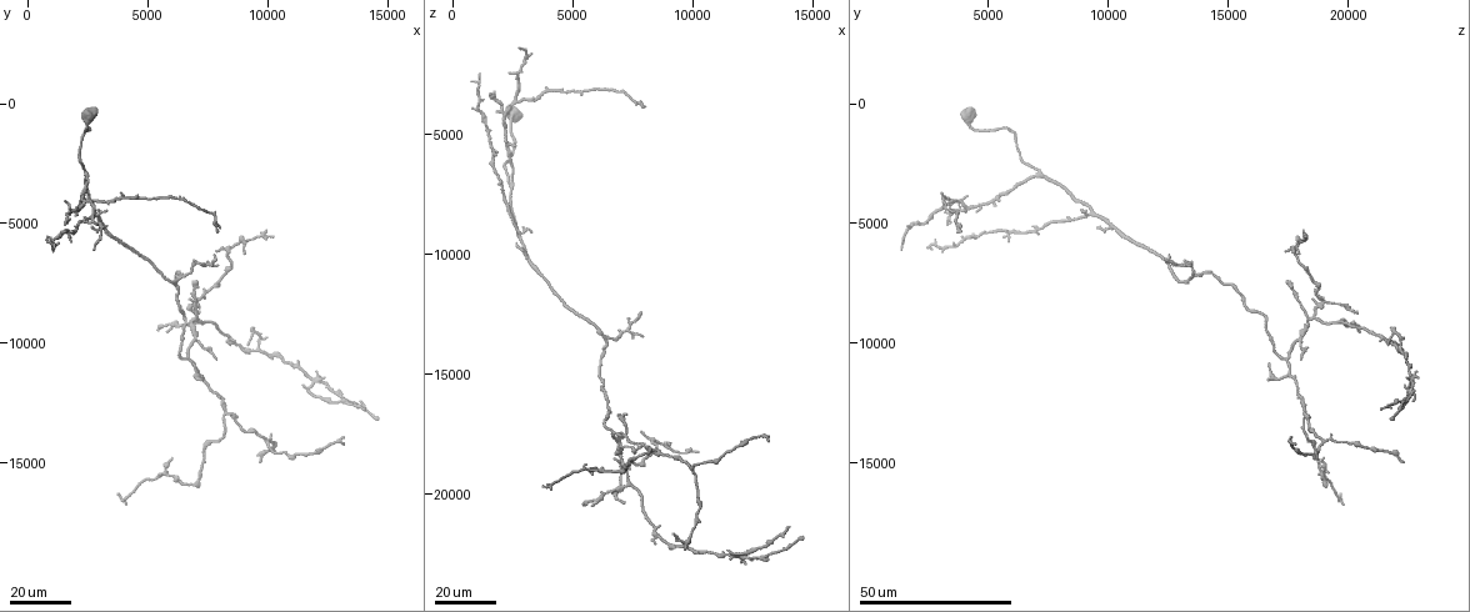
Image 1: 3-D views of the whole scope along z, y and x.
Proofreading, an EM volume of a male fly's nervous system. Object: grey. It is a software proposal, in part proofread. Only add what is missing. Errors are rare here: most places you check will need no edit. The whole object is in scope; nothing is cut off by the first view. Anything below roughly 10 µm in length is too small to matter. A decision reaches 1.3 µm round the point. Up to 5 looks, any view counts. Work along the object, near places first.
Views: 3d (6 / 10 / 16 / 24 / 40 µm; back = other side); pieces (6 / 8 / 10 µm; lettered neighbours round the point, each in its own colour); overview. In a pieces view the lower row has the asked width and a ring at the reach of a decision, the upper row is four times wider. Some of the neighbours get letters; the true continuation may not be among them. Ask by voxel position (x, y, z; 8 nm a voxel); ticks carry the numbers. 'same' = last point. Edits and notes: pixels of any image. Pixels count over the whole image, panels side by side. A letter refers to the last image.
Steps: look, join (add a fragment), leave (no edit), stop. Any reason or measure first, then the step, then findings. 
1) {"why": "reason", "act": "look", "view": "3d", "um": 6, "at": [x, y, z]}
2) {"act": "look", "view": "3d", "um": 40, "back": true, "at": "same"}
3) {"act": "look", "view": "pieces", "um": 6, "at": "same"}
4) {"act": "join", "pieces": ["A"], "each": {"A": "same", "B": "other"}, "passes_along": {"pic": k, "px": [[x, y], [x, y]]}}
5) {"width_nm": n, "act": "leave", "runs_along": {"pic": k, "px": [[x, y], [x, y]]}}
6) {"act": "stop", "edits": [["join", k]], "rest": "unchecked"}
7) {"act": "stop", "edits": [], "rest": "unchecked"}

{"why": "branch stops here", "act": "look", "view": "3d", "um": 16, "at": [14600, 13200, 21900]}

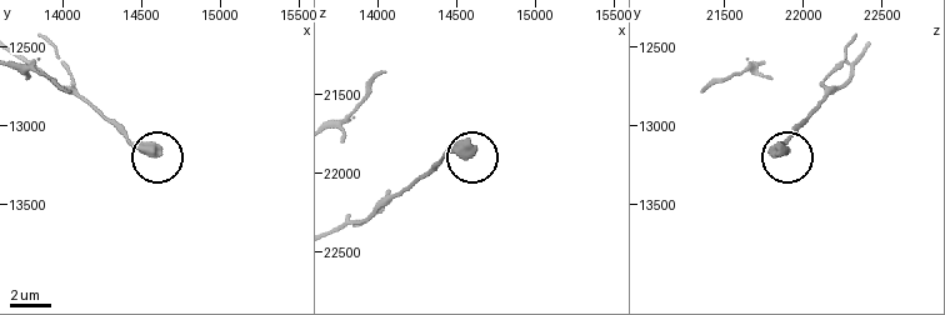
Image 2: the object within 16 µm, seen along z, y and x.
{"why": "what lies round it", "act": "look", "view": "pieces", "um": 10, "at": [14580, 13160, 21840]}

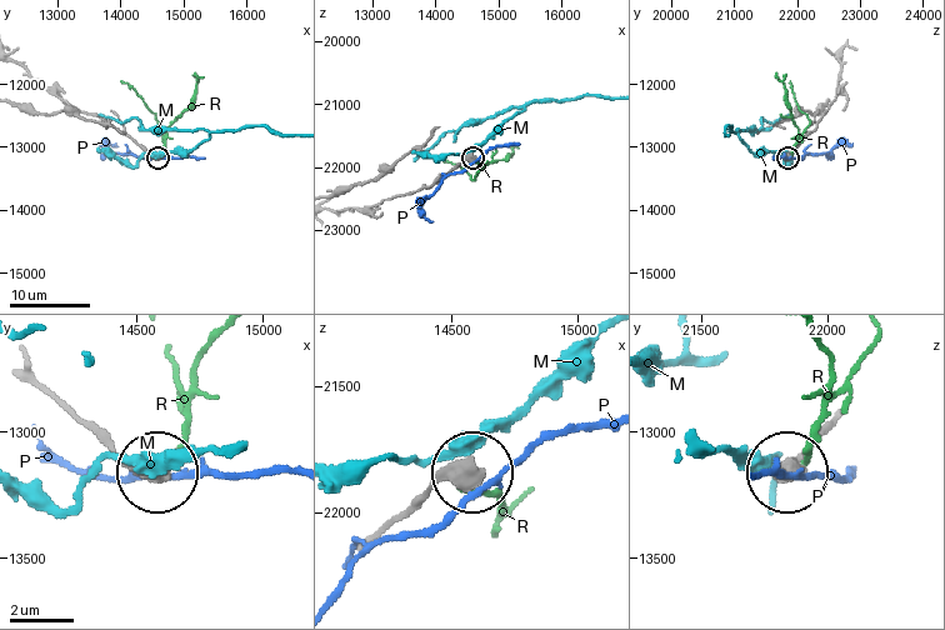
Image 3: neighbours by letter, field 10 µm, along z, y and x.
{"act": "leave", "each": {"M": "other", "P": "other", "R": "other"}, "runs_along": {"pic": 3, "px": [[370, 540], [434, 484], [471, 476]]}, "found": "none of them fits"}

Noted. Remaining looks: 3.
{"why": "thin end", "act": "look", "view": "3d", "um": 24, "at": [14100, 12700, 21500]}

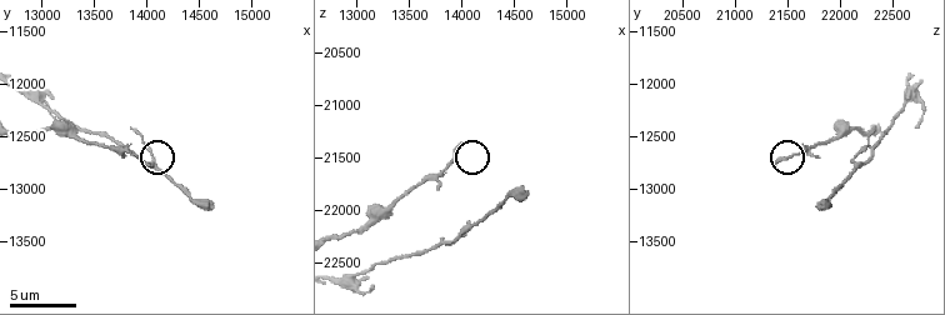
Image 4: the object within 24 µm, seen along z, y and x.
{"act": "look", "view": "pieces", "um": 8, "at": [14000, 12760, 21360]}

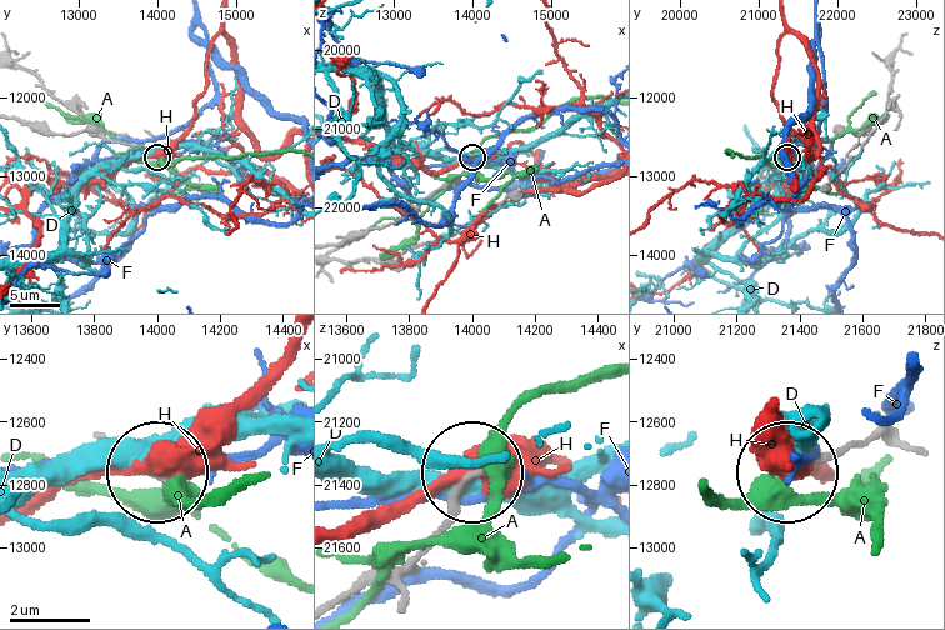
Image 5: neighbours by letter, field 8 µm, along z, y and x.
{"act": "leave", "each": {"A": "other", "D": "other", "F": "other", "H": "other"}, "runs_along": {"pic": 5, "px": [[335, 605], [396, 575], [473, 478]]}, "found": "no lettered fragment goes on from it"}

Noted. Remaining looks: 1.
{"act": "stop", "edits": [], "rest": "unchecked"}

